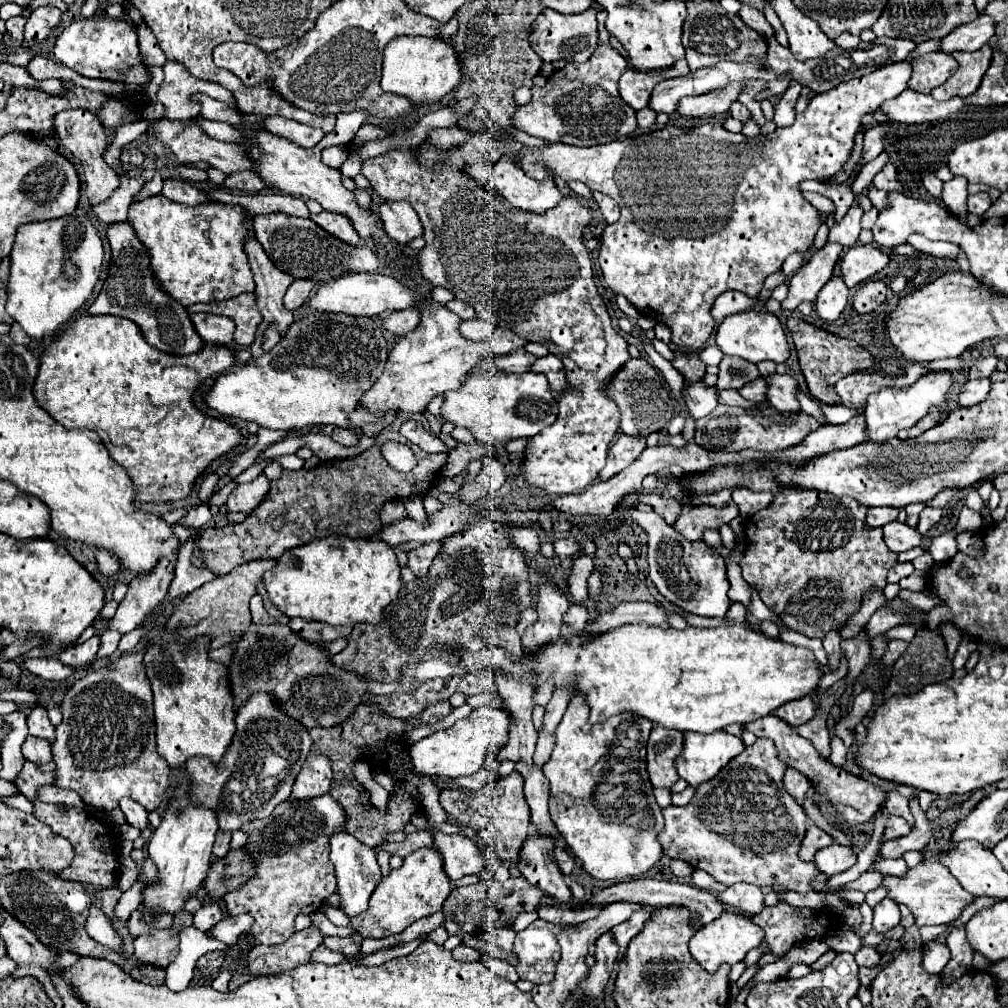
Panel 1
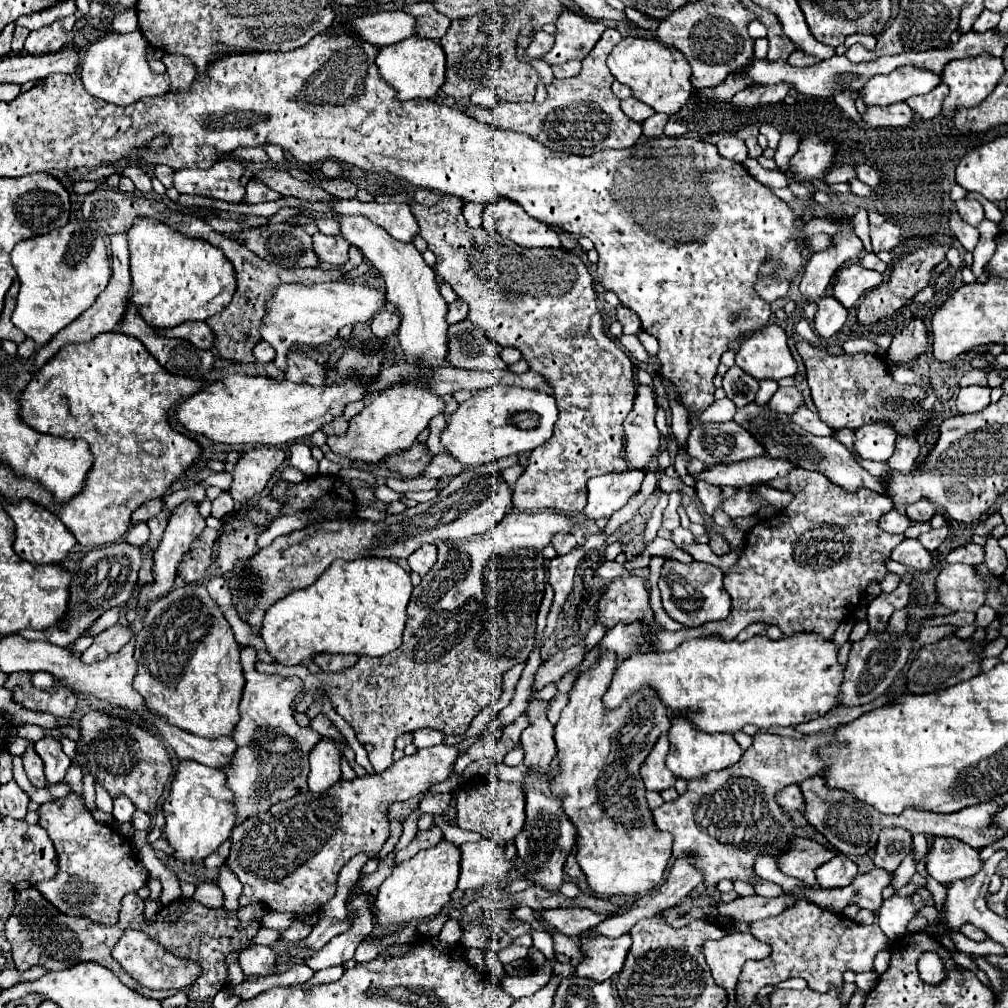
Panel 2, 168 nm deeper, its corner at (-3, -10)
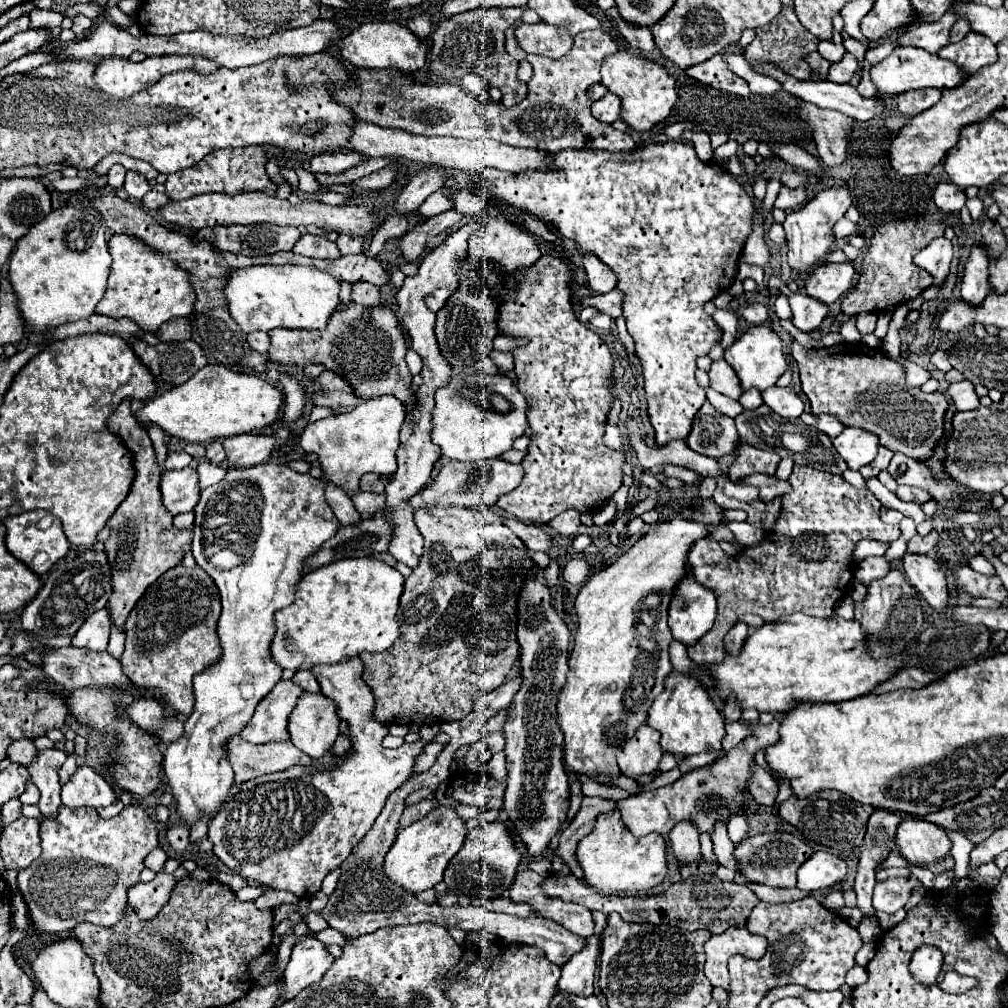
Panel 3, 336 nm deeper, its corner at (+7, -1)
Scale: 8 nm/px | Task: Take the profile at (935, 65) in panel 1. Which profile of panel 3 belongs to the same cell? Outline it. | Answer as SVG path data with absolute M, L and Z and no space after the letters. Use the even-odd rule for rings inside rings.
M918 89L918 91L910 91L910 93L900 93L898 95L898 109L908 115L914 117L926 109L930 109L932 105L936 105L940 101L940 91L938 89Z

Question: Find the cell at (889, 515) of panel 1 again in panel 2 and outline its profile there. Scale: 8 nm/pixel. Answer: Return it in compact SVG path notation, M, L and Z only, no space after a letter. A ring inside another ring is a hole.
M890 510L888 514L884 514L878 522L878 528L888 532L888 534L902 534L912 522L906 518L906 514L900 514L898 510Z

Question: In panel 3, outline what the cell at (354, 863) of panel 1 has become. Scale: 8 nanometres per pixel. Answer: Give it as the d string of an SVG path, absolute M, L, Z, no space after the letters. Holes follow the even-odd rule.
M300 939L294 945L292 957L284 969L282 995L274 1003L274 1007L294 999L302 989L318 983L324 977L326 969L332 965L332 961L334 957L326 951L324 943L316 939Z

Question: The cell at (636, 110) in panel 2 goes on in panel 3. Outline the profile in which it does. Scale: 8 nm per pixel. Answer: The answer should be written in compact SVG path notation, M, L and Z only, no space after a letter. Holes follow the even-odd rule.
M606 93L600 101L592 103L590 109L592 109L592 115L594 115L598 121L610 125L610 123L614 123L614 121L618 119L618 113L620 113L620 101L618 101L616 95Z

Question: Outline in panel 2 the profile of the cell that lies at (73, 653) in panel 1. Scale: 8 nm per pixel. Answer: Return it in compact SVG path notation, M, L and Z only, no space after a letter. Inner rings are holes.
M116 624L116 626L108 628L108 630L100 632L100 634L94 638L92 646L82 654L80 660L82 660L84 664L102 662L102 660L106 660L110 654L118 652L124 644L128 644L130 636L132 636L132 632L130 632L126 626Z

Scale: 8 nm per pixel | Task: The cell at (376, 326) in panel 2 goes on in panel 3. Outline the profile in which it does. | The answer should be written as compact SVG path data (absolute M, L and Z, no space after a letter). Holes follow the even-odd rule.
M356 281L352 283L352 299L364 307L380 305L380 291L368 281Z

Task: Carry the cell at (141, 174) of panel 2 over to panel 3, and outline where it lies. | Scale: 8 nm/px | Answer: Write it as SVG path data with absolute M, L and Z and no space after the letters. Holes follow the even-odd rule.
M128 171L126 173L126 183L124 183L124 191L134 197L134 199L142 199L148 191L150 191L150 183L146 181L144 175L140 173L134 173L134 171Z

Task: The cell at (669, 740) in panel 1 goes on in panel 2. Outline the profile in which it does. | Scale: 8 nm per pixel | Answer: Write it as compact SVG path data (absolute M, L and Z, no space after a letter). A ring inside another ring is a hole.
M662 734L658 738L658 742L654 744L652 752L648 754L648 758L644 760L640 774L644 780L646 790L654 790L654 792L662 792L666 788L672 788L676 784L674 774L670 774L670 770L666 768L666 756L670 750L670 740L666 734Z

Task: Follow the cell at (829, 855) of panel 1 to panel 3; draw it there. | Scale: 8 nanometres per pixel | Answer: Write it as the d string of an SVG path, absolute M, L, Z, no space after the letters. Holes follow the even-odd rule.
M816 851L798 869L798 889L806 893L818 889L830 889L836 883L842 883L844 877L846 877L846 863L840 857L828 851Z

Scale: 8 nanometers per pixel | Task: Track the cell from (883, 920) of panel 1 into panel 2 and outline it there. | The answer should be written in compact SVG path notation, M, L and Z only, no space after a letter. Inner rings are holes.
M892 896L882 902L878 912L878 924L890 940L898 940L906 934L906 926L914 916L914 910L920 904L914 904L910 898Z

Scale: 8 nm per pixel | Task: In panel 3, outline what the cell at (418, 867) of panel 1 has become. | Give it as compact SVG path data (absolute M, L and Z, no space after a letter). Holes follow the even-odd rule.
M436 805L426 817L414 821L398 833L392 849L386 855L384 869L388 871L388 877L392 877L392 881L412 893L432 889L436 883L442 881L442 873L452 855L462 847L466 833L466 823L456 815L452 807Z

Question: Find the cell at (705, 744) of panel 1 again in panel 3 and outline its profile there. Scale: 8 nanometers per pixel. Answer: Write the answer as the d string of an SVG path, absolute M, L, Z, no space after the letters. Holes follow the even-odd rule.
M672 671L664 681L664 691L648 709L646 725L660 731L662 751L674 755L694 755L704 751L720 751L724 737L724 719L716 711L706 687L692 675Z

